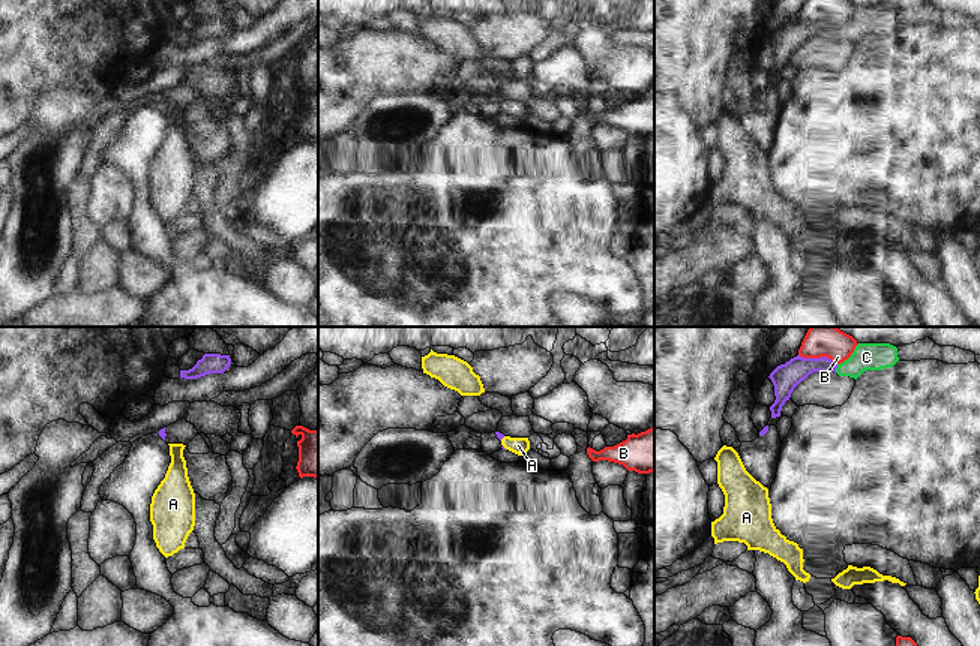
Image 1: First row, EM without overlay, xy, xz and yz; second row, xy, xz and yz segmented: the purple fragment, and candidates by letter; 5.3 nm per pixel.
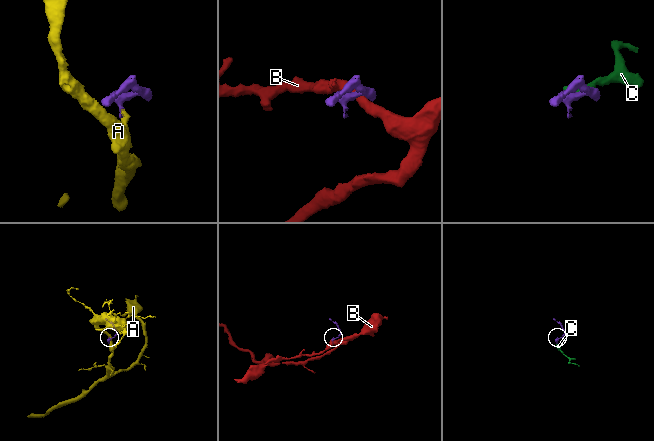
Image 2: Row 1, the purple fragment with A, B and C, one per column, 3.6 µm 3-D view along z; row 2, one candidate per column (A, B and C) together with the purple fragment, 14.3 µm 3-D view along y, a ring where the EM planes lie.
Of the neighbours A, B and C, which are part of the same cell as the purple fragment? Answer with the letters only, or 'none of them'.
A, C

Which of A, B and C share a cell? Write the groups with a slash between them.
A C / B

